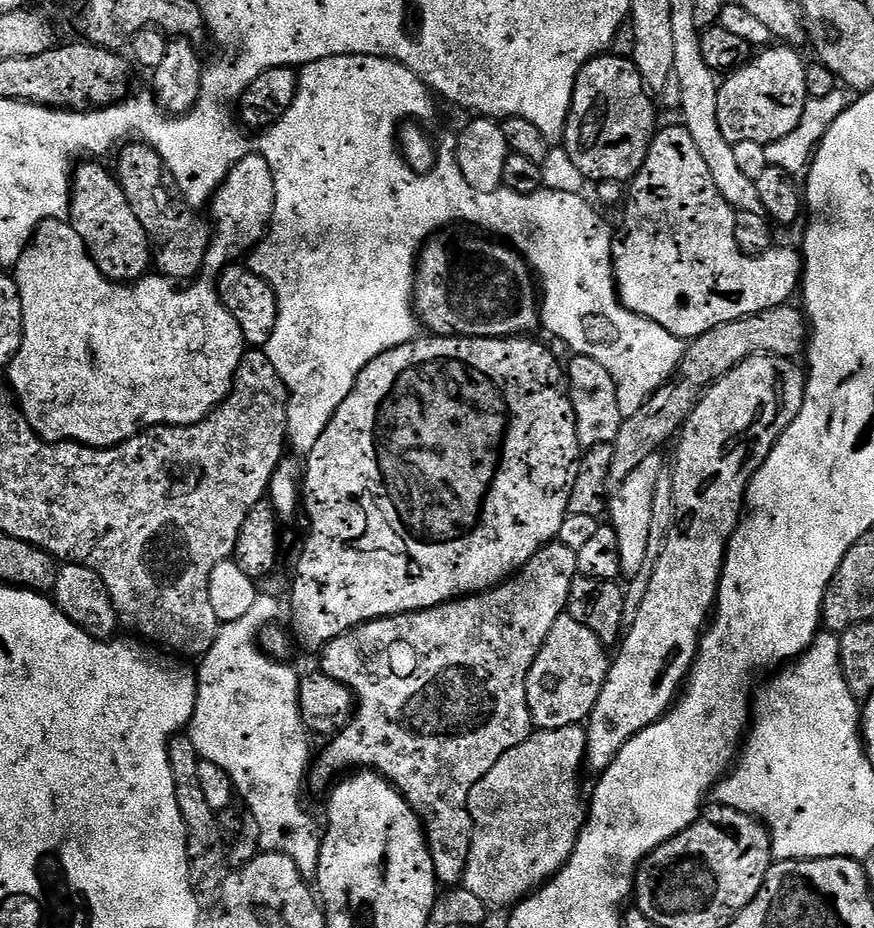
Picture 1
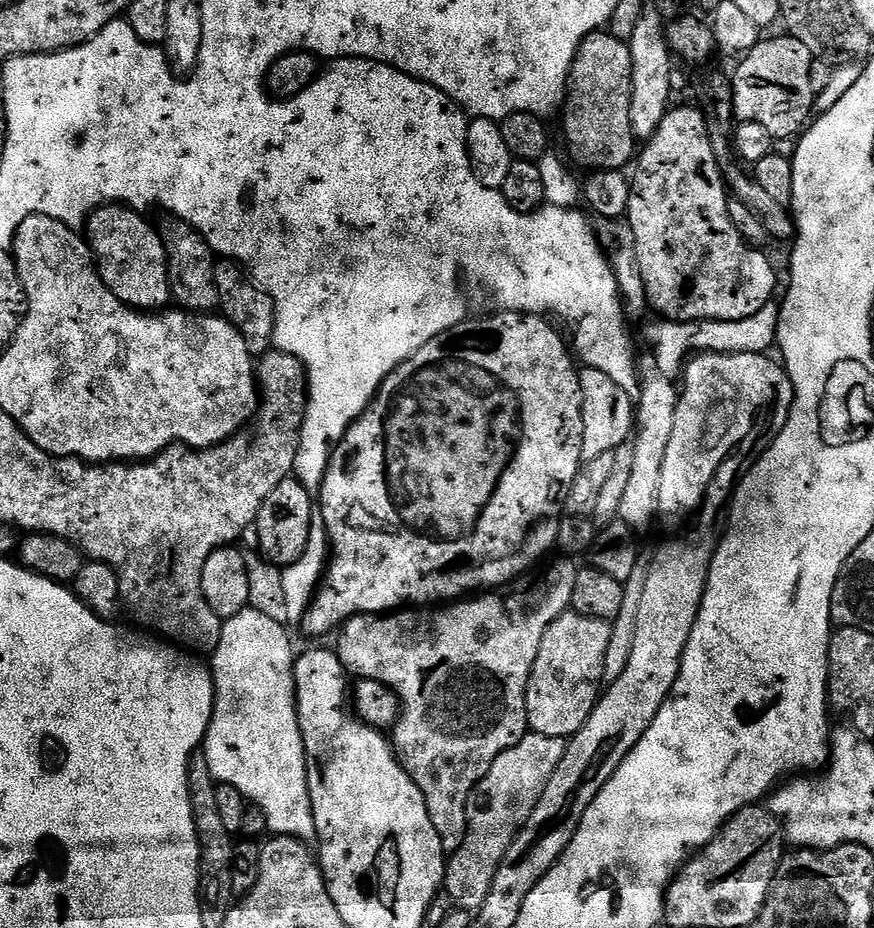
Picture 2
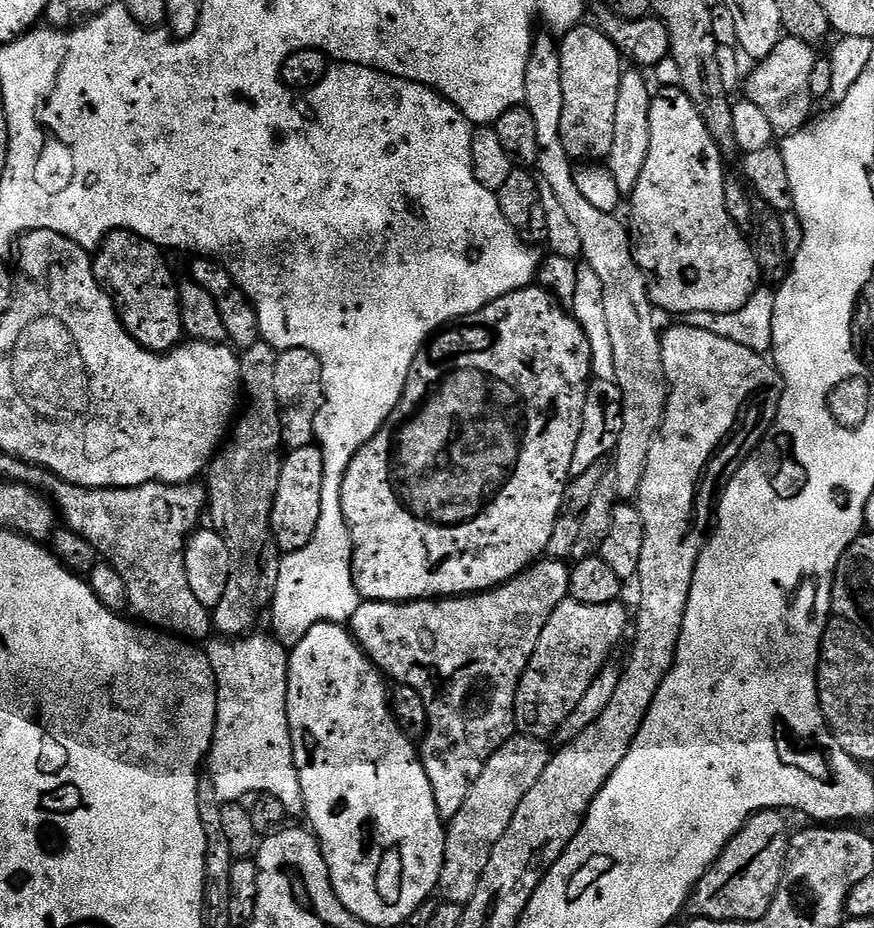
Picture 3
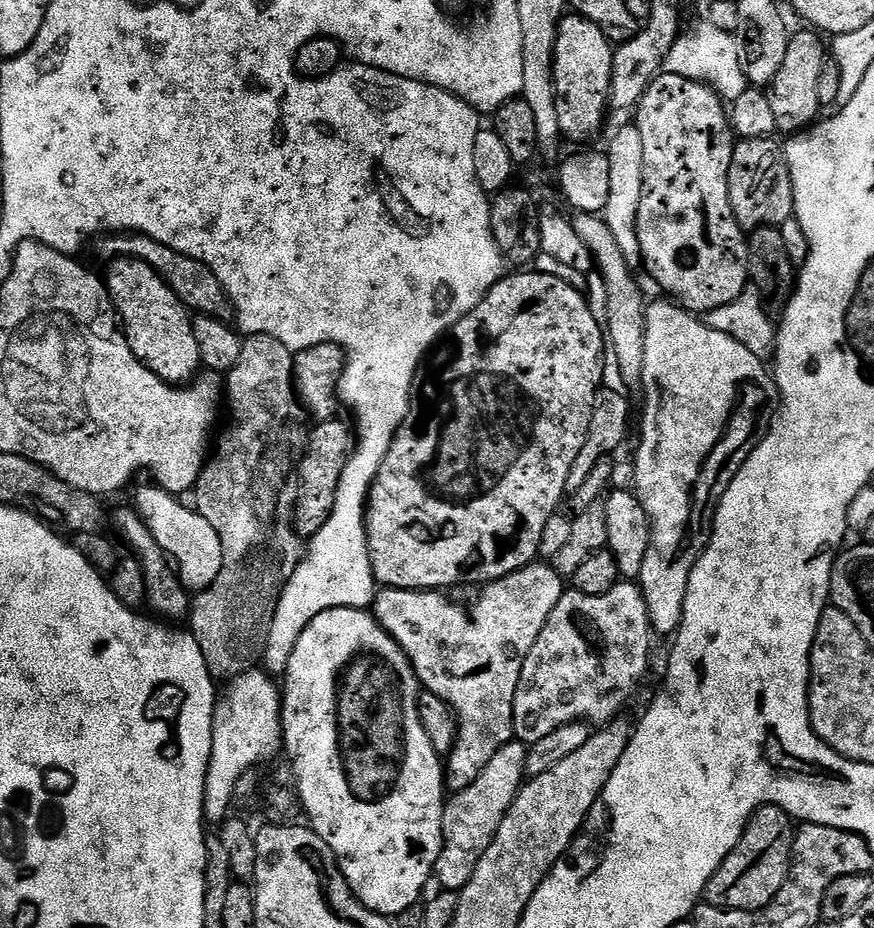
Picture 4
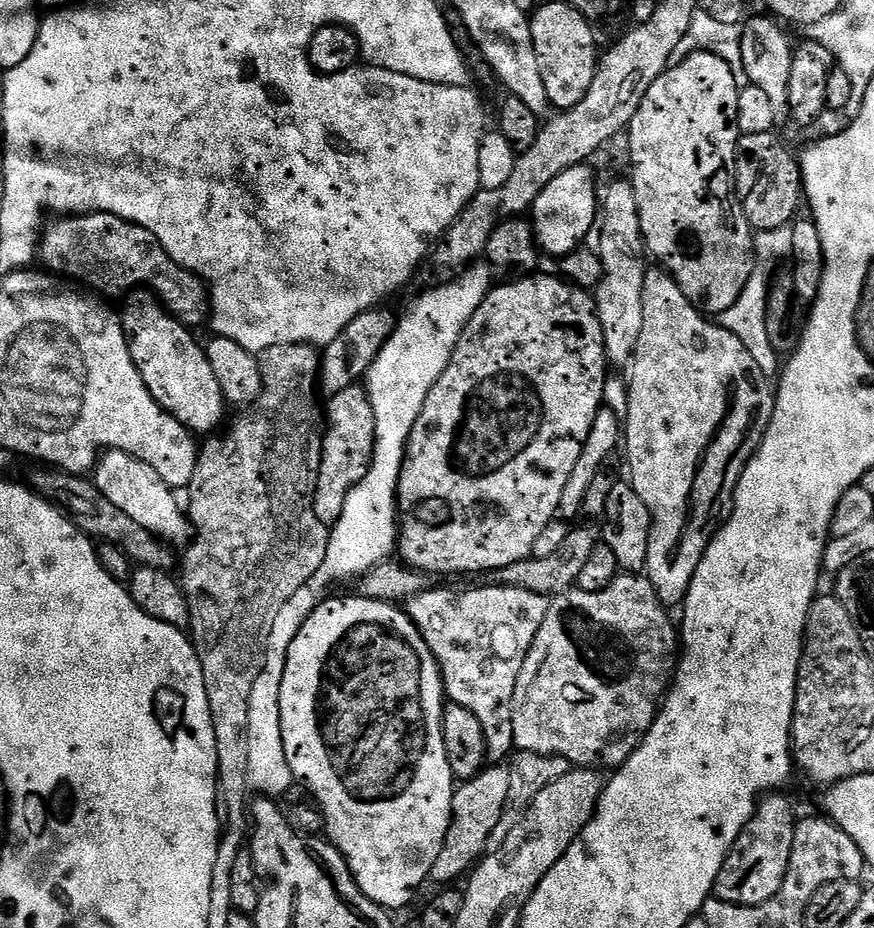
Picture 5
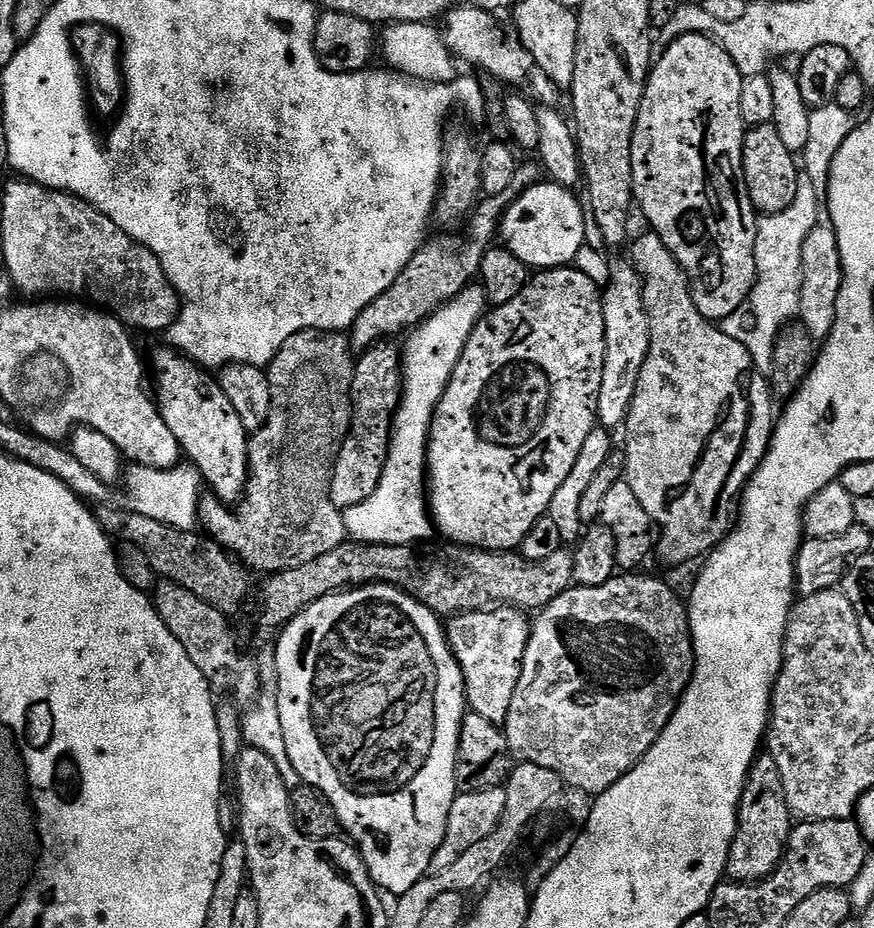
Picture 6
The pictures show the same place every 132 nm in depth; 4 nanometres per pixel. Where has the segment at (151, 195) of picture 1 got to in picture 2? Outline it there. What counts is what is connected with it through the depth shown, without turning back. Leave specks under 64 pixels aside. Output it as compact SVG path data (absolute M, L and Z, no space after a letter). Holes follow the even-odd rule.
M164 218L161 224L158 224L158 231L164 248L168 252L168 281L172 287L172 300L175 301L183 311L194 312L197 314L212 314L217 311L220 299L218 290L214 282L214 270L218 263L212 247L208 245L202 234L198 234L190 225L175 218Z

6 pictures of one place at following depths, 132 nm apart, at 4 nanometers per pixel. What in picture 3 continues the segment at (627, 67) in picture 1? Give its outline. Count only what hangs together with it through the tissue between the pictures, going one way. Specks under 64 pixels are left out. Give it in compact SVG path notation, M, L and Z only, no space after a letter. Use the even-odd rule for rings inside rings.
M588 22L563 33L559 41L562 66L562 146L573 162L604 162L614 146L614 109L622 75L620 52Z

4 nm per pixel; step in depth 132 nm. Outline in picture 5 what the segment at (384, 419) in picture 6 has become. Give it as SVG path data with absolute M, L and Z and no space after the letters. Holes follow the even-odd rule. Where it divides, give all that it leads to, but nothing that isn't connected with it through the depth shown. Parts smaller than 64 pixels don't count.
M354 382L346 390L331 396L326 404L322 466L318 470L318 482L312 503L318 522L329 526L338 522L350 490L354 490L354 486L358 486L358 482L362 482L362 478L366 478L370 470L375 445L374 406L368 397L367 387L363 383Z

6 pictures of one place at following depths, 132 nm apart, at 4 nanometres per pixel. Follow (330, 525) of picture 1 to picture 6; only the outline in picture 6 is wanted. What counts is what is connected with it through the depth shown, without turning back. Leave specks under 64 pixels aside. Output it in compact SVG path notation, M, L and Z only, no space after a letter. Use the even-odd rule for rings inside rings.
M565 266L562 268L549 268L540 270L529 279L528 285L522 290L522 294L518 294L518 298L514 298L505 304L495 305L491 310L485 311L484 317L476 323L474 330L470 334L470 338L466 342L466 346L462 350L462 354L458 358L458 362L454 366L454 374L450 378L450 382L446 386L446 390L442 394L442 398L438 402L436 412L432 416L432 430L428 441L428 474L426 477L426 495L428 497L428 506L430 509L430 519L434 525L435 531L445 536L445 541L459 544L465 548L485 548L487 552L511 552L519 549L521 542L526 538L526 534L530 534L530 526L534 526L534 522L538 522L540 516L545 515L550 506L550 502L554 498L558 486L562 486L562 482L566 482L566 478L570 475L570 470L577 460L578 454L582 450L582 445L586 443L586 438L590 435L590 430L597 427L596 407L598 406L598 390L602 390L602 370L604 369L604 359L606 358L606 326L604 325L604 301L602 299L602 288L596 285L585 274L579 271L575 266Z

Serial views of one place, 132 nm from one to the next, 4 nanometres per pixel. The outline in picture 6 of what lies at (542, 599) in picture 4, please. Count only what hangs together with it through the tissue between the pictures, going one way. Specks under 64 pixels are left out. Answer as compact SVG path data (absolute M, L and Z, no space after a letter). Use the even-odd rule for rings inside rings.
M497 606L482 612L461 612L446 624L448 644L462 670L467 707L501 726L506 722L506 714L510 714L510 698L514 698L532 633L529 617L524 616L527 615L521 609Z

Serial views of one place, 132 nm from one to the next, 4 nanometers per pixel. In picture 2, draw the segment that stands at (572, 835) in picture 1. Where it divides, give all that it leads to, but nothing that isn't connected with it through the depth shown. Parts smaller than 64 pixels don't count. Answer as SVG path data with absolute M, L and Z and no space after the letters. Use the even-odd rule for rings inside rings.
M532 732L523 736L514 746L502 750L502 754L498 754L498 758L494 758L490 770L486 770L484 777L472 787L472 792L468 795L466 802L466 822L468 825L464 841L458 846L456 852L447 857L444 865L442 888L452 899L453 905L464 910L478 910L484 905L486 894L490 892L494 874L500 865L500 857L504 855L517 832L524 827L524 822L532 813L532 807L536 805L536 799L540 797L544 784L550 778L550 774L558 762L562 760L565 747L565 738L546 738L542 734Z

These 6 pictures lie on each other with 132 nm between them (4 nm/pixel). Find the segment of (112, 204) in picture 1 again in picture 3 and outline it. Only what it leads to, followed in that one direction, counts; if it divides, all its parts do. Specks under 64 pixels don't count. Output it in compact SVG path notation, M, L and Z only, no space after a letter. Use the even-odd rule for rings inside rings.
M110 232L101 240L99 248L95 249L92 261L96 280L111 298L122 326L131 334L134 342L138 342L146 350L161 354L172 351L185 339L178 280L172 277L164 256L165 253L158 245L143 240L141 236L135 236L133 232Z

